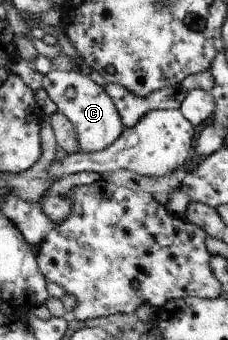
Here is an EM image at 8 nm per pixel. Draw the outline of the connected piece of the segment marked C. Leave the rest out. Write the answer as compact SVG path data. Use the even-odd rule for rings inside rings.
M72 69L71 71L51 70L43 79L43 87L49 95L49 99L55 103L58 112L65 114L65 117L72 121L76 129L79 142L79 152L92 153L109 148L116 140L124 134L125 127L121 121L121 115L115 107L111 97L107 95L104 87L95 83L89 75L83 75L81 71ZM67 89L73 89L73 98L65 96Z

